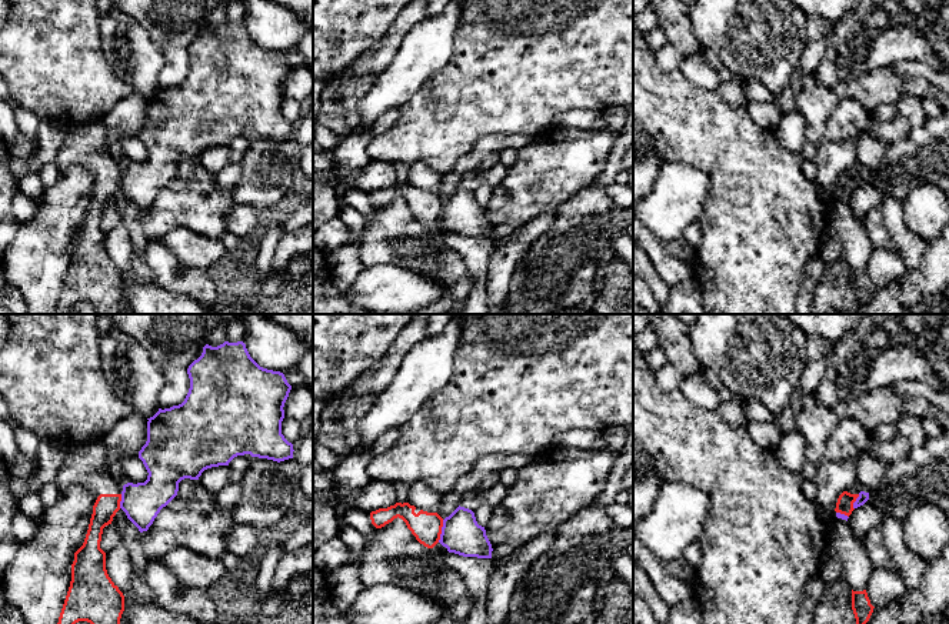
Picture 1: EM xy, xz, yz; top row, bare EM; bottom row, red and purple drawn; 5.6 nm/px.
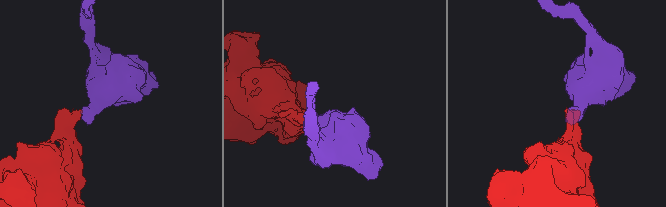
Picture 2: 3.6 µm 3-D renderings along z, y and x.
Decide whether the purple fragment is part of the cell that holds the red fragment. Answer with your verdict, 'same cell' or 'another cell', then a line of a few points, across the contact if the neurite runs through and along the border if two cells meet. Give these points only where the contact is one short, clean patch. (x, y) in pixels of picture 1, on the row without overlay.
another cell; line xz (443, 200), (438, 222)

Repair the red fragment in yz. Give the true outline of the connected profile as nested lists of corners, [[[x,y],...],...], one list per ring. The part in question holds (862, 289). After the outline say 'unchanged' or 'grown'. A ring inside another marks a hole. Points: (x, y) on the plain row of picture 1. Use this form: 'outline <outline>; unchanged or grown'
outline [[[852,270],[852,290],[856,298],[856,308],[850,314],[856,314],[859,308],[869,301],[873,288],[875,287],[870,284],[866,270],[863,271]]]; unchanged

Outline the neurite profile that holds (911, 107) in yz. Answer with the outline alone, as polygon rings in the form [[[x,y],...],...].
[[[903,94],[898,101],[896,107],[899,114],[902,114],[910,127],[922,127],[926,121],[926,113],[923,109],[923,101],[915,96]]]

